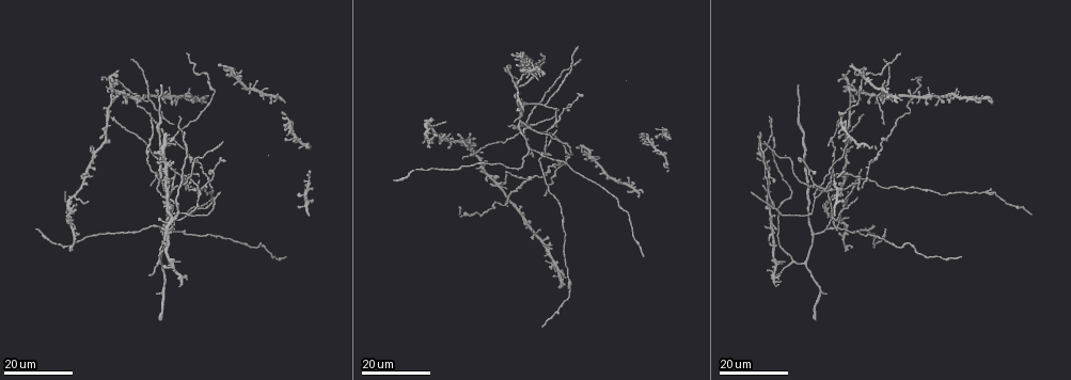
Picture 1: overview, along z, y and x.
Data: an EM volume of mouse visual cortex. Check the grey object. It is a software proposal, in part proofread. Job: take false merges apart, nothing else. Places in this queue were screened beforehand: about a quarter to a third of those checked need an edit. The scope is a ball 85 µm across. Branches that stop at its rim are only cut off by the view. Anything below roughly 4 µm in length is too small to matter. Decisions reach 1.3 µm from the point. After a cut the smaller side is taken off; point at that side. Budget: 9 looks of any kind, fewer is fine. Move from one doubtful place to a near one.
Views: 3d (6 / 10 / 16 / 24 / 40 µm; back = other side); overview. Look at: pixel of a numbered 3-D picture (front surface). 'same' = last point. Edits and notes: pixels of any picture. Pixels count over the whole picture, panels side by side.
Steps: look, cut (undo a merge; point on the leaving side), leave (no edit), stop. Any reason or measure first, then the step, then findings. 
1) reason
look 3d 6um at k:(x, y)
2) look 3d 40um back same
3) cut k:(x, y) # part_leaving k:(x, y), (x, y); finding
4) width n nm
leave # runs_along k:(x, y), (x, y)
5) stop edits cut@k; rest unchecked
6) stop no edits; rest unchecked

arms part here
look 3d 24um at 1:(159, 261)

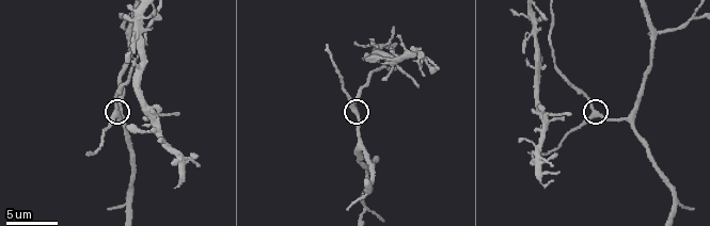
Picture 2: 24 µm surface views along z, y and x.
look 3d 6um at 2:(592, 112)

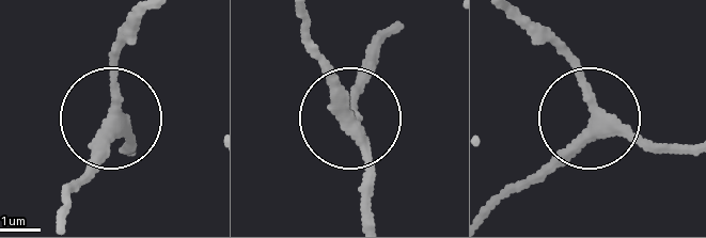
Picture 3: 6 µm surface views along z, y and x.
arms 3
leave # runs_along 3:(371, 211), (346, 90), (312, 42); one cell here

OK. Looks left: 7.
arms part here
look 3d 24um at 1:(852, 232)

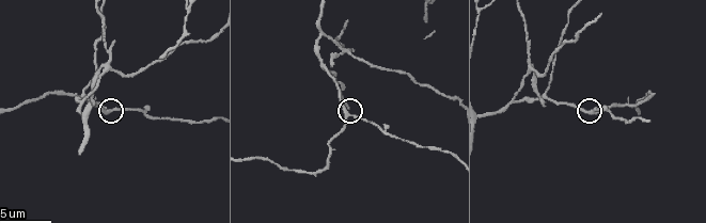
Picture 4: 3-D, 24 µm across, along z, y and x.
look 3d 10um at 4:(111, 111)

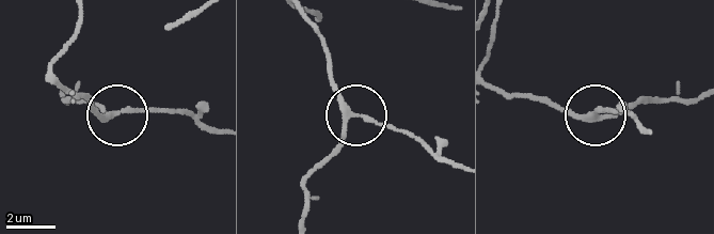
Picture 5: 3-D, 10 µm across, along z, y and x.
leave # runs_along 5:(495, 88), (514, 97), (544, 97), (587, 116), (659, 104); all the same cell

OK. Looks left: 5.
four or more arms meet
look 3d 24um at 1:(74, 198)

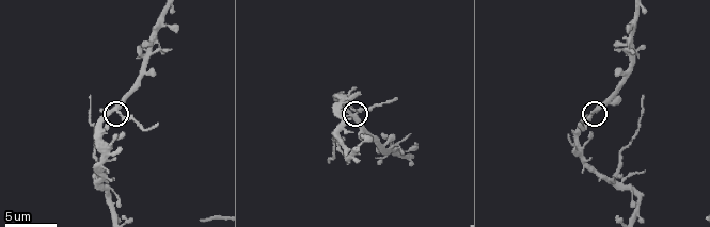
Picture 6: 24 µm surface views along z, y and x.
look 3d 10um at 6:(355, 114)

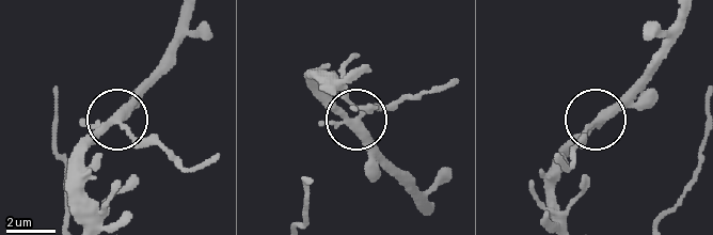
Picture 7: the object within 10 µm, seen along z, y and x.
leave # runs_along 7:(189, 19), (177, 50), (120, 118), (175, 165); one cell here

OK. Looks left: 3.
looks like a crossing
look 3d 16um at 1:(500, 184)

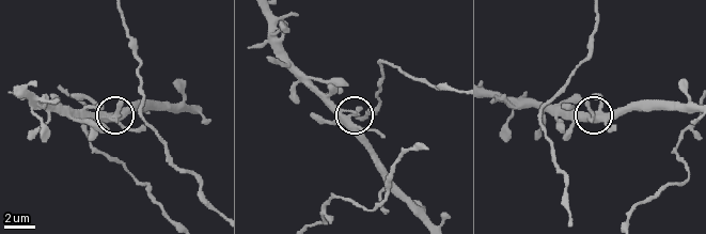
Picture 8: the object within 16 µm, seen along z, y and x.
zoom in
look 3d 10um at 8:(346, 118)

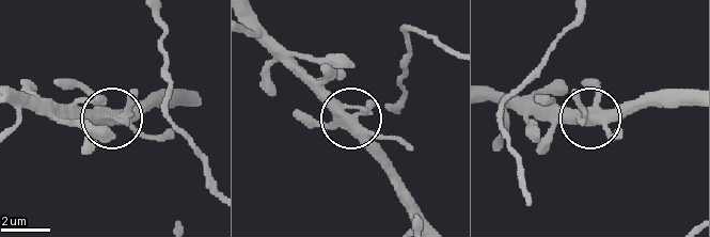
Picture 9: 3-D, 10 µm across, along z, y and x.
width 410 nm
leave # continuous, no second cell

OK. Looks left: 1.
stop no edits; rest unchecked

